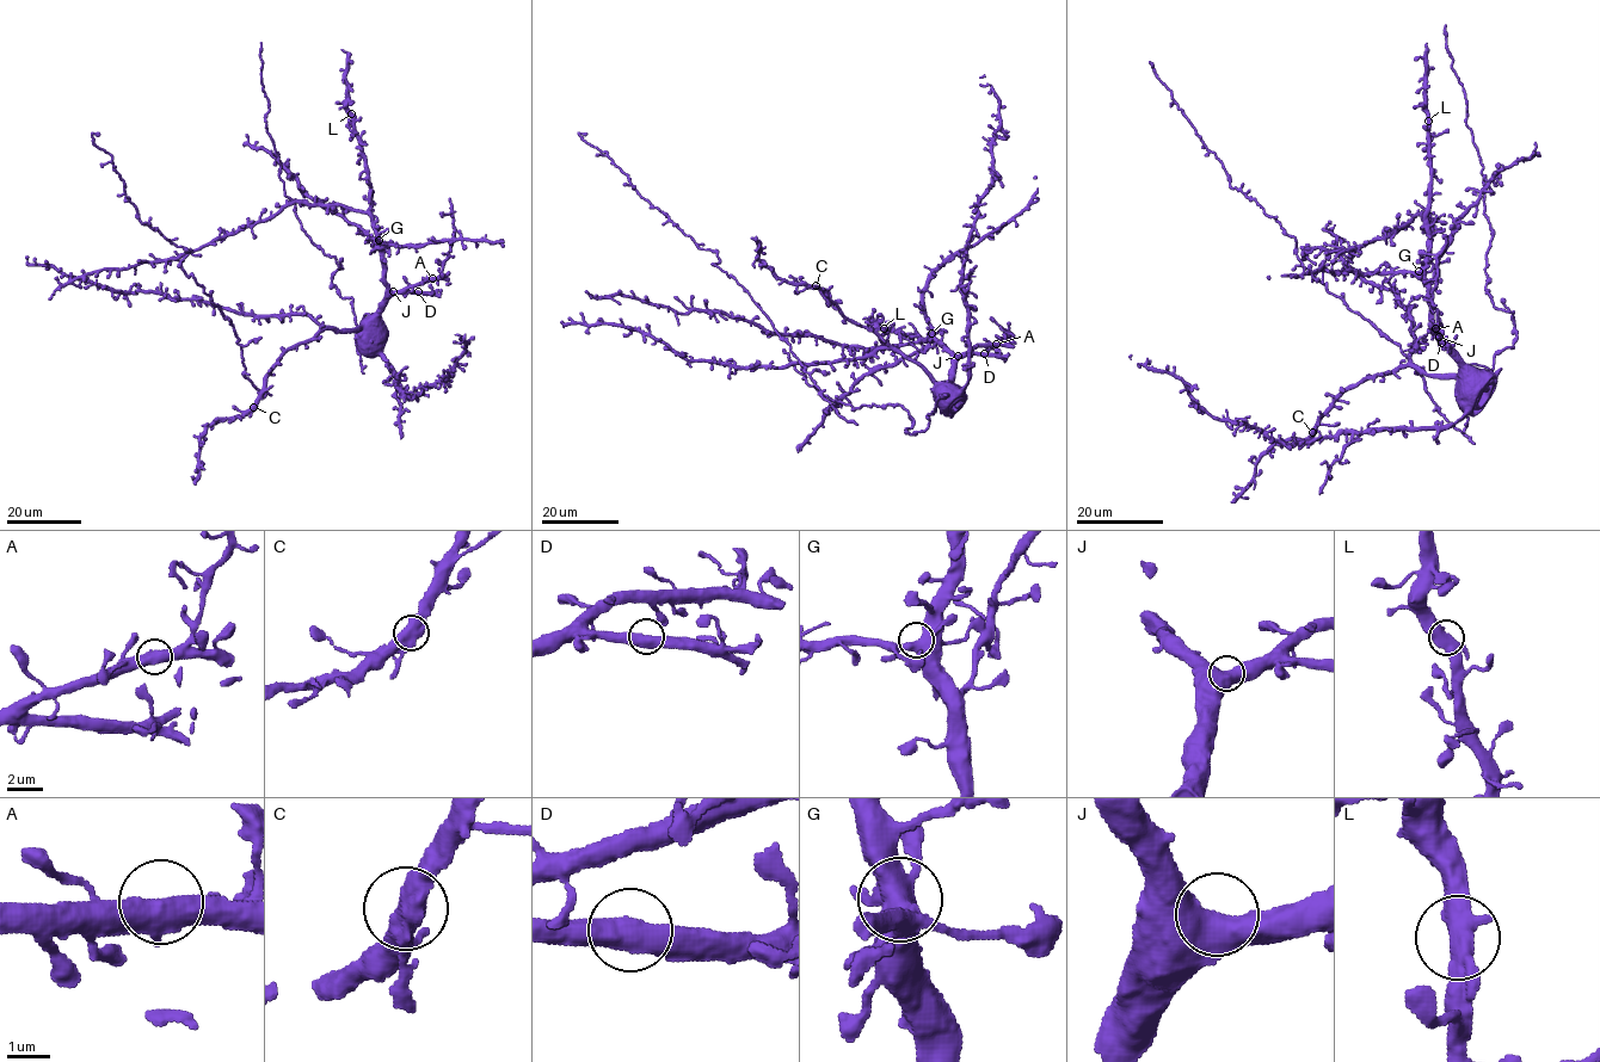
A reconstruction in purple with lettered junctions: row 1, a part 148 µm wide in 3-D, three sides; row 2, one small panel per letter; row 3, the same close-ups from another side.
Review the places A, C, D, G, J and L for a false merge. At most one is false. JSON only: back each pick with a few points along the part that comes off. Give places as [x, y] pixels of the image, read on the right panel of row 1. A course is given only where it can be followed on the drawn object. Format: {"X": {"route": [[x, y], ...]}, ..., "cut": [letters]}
{"cut": []}

